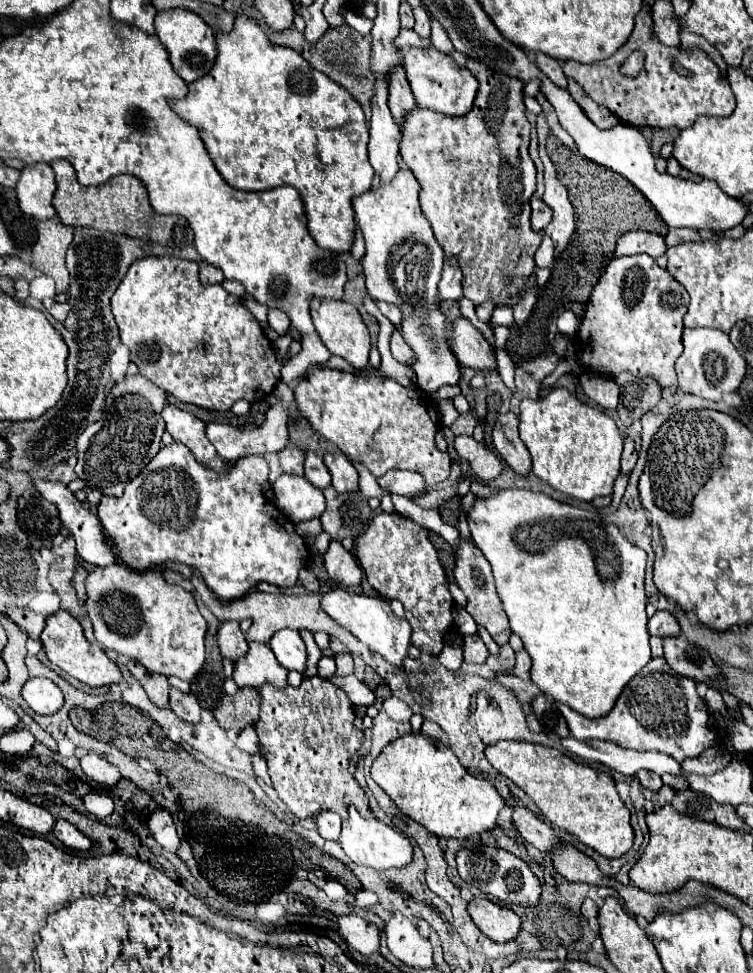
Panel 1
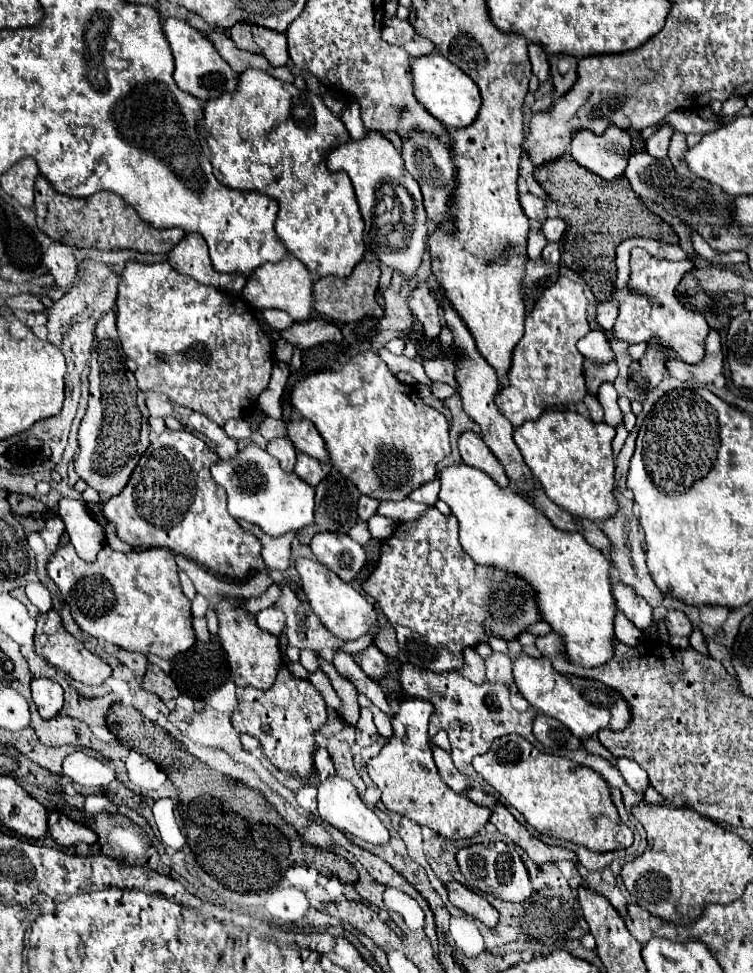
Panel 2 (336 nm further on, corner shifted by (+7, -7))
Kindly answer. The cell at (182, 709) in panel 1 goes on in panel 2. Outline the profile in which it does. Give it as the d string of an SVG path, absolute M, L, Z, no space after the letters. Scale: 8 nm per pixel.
M149 665L149 675L143 677L143 685L147 691L155 693L169 709L175 709L175 699L179 697L179 689L171 677L167 677L157 665Z

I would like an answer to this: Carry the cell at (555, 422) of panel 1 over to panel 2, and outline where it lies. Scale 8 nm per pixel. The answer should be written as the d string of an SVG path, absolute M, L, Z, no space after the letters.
M545 411L537 421L527 421L517 427L513 437L533 477L553 503L591 521L605 521L605 517L611 517L617 511L613 499L613 427L595 423L575 411Z

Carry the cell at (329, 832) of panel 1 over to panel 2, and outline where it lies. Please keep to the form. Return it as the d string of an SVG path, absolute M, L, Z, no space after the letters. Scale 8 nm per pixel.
M305 785L299 793L297 793L297 803L307 811L307 813L317 813L317 787L313 785Z

